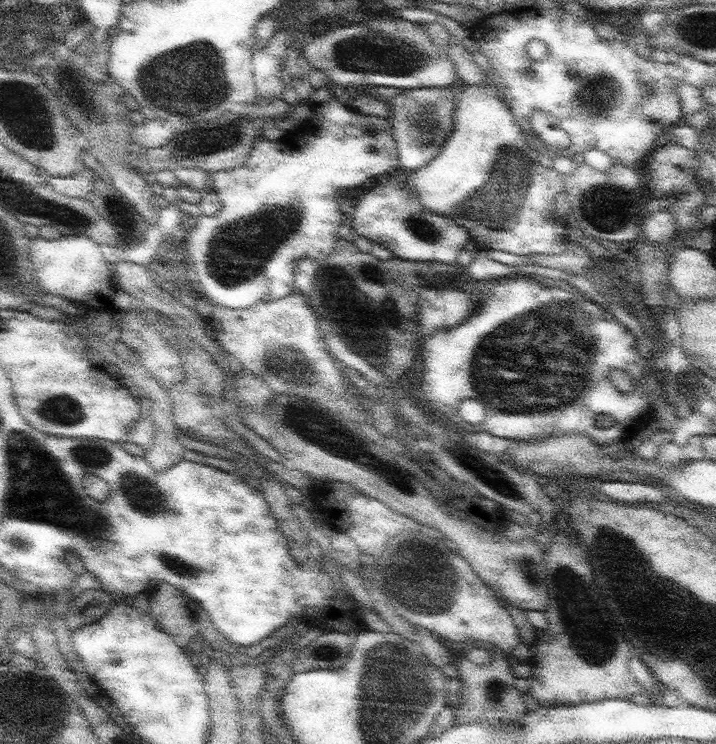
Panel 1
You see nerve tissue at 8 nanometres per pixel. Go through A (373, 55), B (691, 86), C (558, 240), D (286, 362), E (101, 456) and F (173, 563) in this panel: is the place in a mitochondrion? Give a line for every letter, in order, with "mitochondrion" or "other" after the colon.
A: mitochondrion
B: other
C: other
D: mitochondrion
E: mitochondrion
F: mitochondrion

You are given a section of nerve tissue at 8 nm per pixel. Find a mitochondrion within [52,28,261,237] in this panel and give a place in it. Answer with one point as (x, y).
(191, 80)

